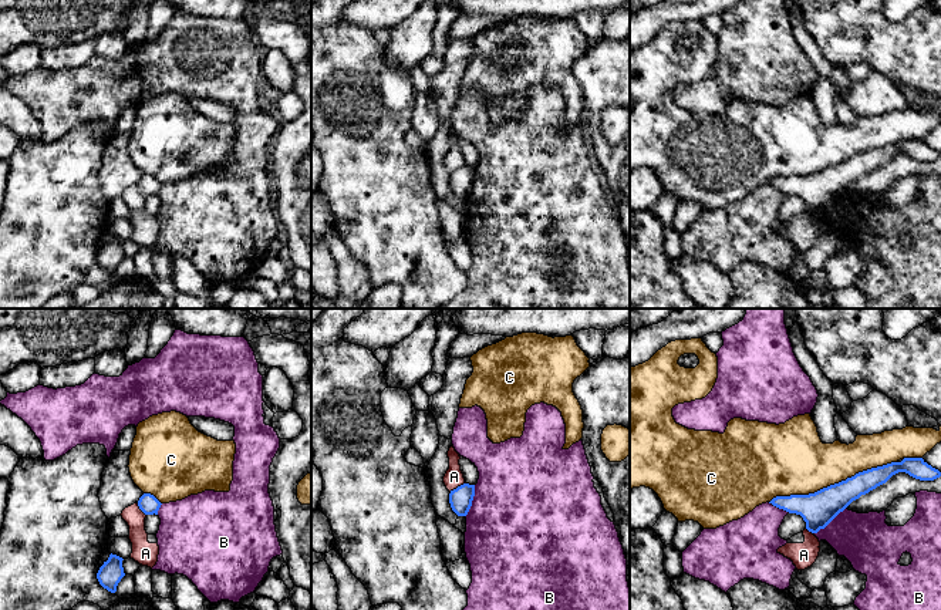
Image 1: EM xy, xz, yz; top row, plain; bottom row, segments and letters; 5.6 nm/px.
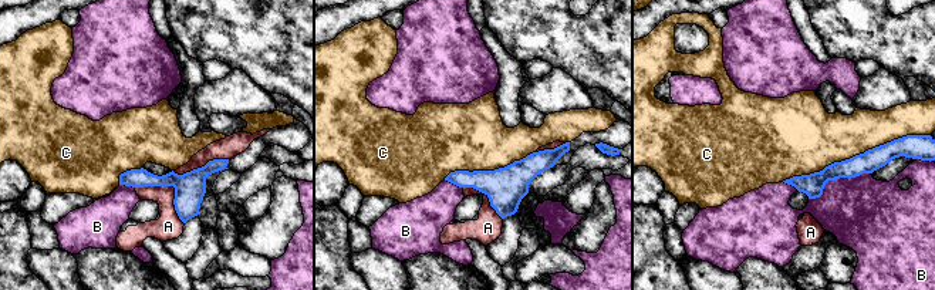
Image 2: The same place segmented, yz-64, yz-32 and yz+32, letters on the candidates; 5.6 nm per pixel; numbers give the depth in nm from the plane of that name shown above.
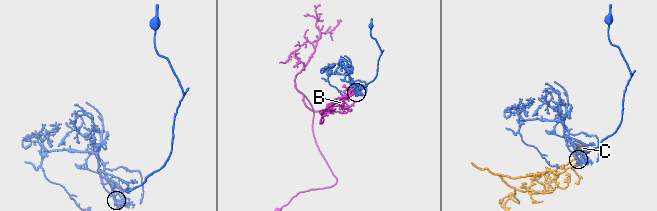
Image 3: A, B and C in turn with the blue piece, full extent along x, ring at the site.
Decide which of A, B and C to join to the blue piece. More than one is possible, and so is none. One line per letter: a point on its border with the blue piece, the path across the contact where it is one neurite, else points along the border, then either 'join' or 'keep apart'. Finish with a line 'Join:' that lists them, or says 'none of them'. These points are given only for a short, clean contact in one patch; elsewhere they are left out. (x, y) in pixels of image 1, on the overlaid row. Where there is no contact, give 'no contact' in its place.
A: xz (458, 487) | keep apart
B: yz (829, 522) | keep apart
C: yz (832, 485) | keep apart
Join: none of them

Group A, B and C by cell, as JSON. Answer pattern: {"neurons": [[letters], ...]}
{"neurons": [["A"], ["B"], ["C"]]}

